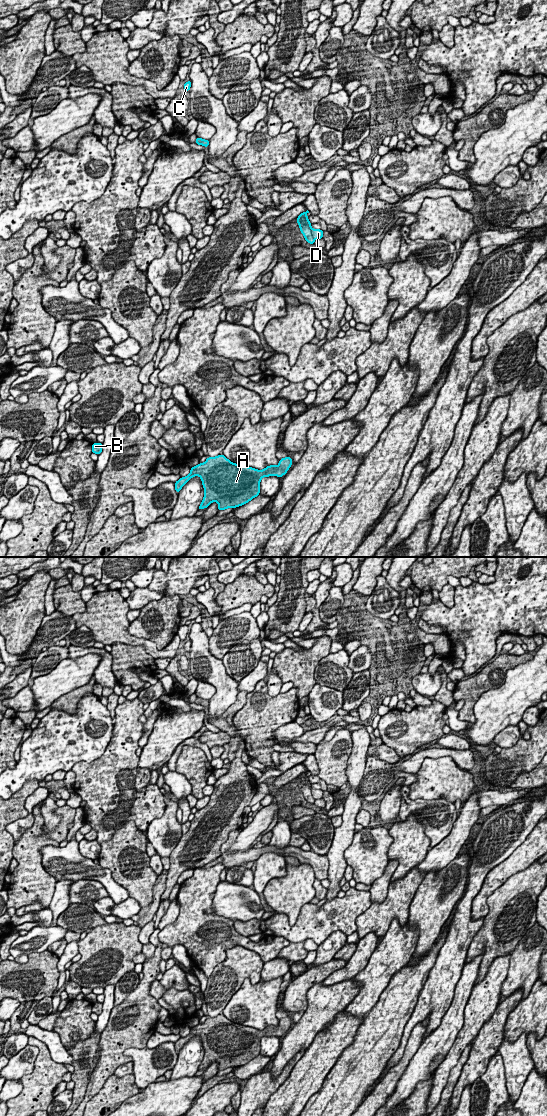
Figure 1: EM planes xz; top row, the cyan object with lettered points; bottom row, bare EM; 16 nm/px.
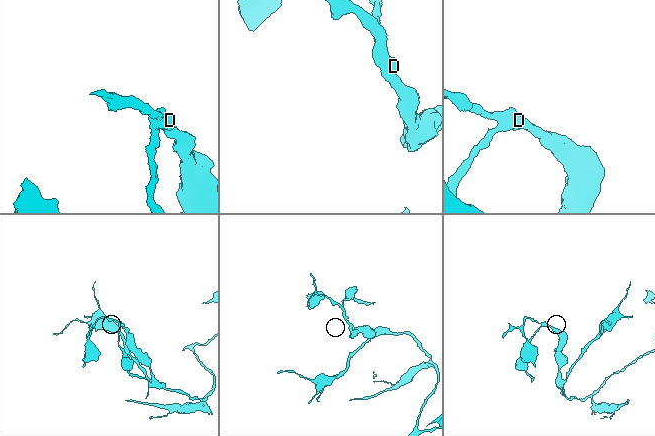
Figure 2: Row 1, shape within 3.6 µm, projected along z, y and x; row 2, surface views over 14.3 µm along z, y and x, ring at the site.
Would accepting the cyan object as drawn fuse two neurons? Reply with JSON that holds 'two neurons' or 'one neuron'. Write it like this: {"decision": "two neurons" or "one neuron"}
{"decision": "two neurons"}

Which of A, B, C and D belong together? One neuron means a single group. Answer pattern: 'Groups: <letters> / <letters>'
Groups: A B C / D

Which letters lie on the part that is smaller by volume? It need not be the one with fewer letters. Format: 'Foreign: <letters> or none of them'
Foreign: D

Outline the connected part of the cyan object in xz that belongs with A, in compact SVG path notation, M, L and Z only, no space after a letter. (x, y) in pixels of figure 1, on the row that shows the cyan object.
M223 454L216 457L208 457L204 463L199 463L197 466L192 467L188 476L181 477L176 481L175 490L179 493L192 477L199 476L204 488L204 497L198 510L207 508L212 502L218 503L219 511L227 508L236 508L248 503L260 494L260 481L263 477L277 476L280 478L286 475L292 464L292 458L287 456L280 459L277 466L270 465L263 470L257 470L252 467L233 463Z

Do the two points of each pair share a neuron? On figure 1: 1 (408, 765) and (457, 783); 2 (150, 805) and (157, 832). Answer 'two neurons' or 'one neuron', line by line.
1: two neurons
2: two neurons

